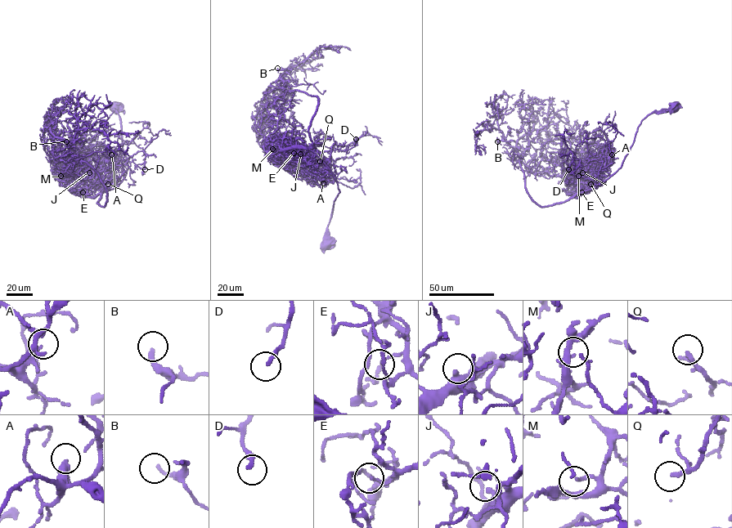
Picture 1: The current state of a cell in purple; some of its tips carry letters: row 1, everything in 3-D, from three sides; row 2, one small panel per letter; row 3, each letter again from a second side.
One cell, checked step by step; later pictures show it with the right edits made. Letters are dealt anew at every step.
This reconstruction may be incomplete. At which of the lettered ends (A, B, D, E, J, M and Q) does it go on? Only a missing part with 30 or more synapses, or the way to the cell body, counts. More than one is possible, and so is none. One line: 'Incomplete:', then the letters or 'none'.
Incomplete: B, D, Q

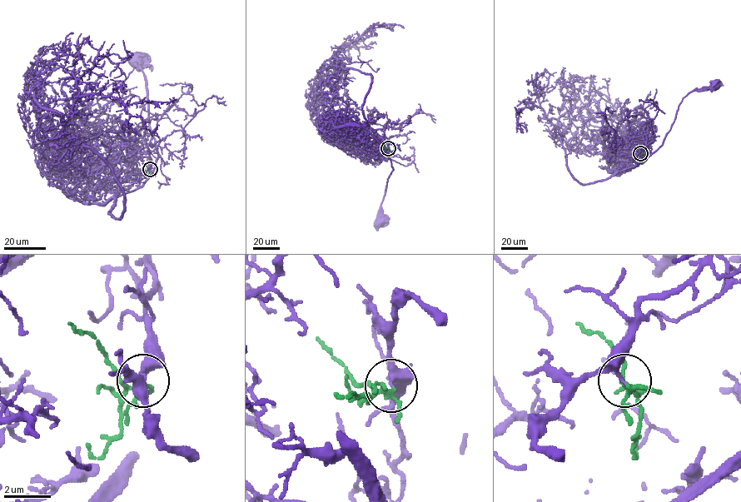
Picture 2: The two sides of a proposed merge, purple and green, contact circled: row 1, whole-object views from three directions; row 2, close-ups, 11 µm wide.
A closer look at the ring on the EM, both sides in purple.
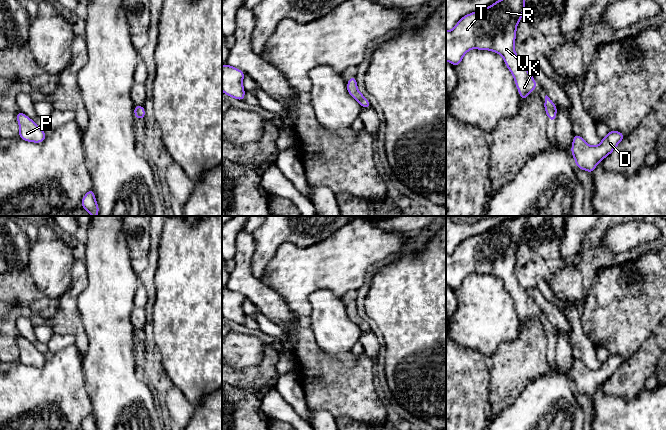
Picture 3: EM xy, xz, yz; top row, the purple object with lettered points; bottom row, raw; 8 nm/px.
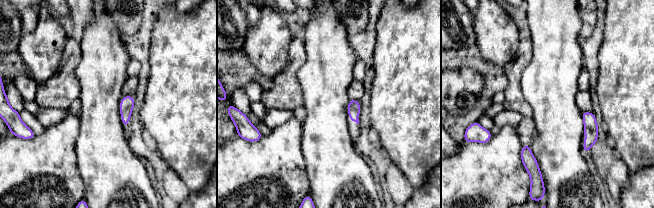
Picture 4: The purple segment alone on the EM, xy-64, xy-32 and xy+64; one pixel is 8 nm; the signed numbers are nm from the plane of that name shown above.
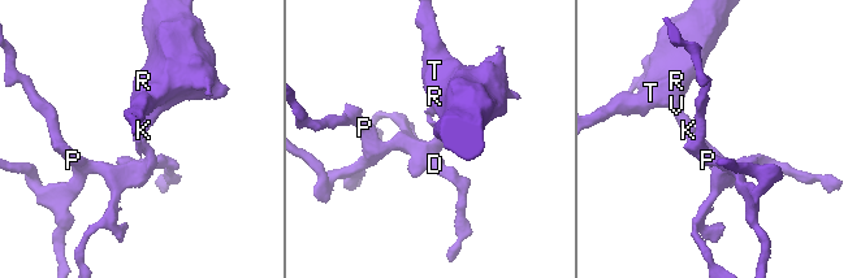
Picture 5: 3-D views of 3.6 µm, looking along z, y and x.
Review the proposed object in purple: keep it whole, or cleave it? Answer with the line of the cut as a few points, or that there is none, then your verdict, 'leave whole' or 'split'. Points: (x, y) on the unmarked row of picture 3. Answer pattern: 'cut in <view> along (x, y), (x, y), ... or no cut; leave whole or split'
no cut; leave whole

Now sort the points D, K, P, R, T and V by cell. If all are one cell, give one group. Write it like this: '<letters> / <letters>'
D K P R T V

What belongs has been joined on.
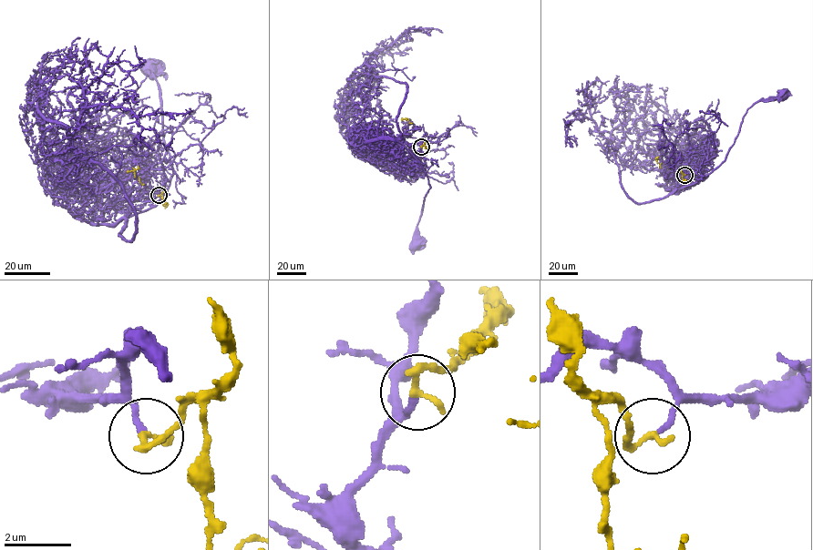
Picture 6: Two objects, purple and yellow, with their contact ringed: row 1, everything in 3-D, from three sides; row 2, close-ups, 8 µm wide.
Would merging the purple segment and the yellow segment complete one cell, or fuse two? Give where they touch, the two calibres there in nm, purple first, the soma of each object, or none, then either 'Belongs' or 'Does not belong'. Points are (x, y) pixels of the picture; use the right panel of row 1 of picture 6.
Place: (684, 175). Thickness 150 nm (purple) against 260 nm. Soma of purple: (781, 95). Soma of yellow: none. Does not belong

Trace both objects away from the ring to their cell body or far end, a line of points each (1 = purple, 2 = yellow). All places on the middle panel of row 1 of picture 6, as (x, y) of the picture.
1: (421, 147), (414, 160), (423, 168), (430, 188), (424, 197), (422, 215), (416, 228), (415, 243)
2: (421, 147), (425, 144), (408, 121)

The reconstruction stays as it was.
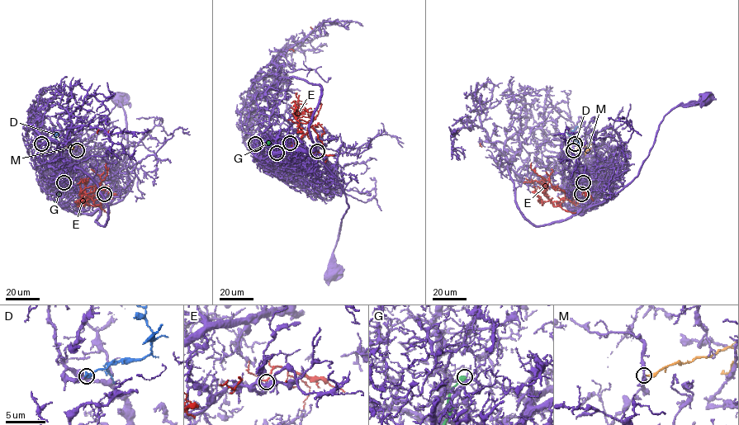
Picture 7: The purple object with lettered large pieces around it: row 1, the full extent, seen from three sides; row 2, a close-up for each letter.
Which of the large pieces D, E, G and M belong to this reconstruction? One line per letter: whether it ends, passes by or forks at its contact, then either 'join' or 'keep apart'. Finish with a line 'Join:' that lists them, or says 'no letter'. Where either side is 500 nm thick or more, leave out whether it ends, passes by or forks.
D: it ends; join
E: it passes by; keep apart
G: it ends; keep apart
M: it ends; keep apart
Join: D

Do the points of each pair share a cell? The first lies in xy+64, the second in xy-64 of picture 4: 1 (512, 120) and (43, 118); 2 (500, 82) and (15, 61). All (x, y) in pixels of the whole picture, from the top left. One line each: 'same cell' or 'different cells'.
1: same cell
2: same cell

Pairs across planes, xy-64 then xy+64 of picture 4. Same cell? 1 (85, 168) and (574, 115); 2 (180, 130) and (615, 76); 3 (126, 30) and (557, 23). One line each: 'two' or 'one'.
1: one
2: one
3: two

